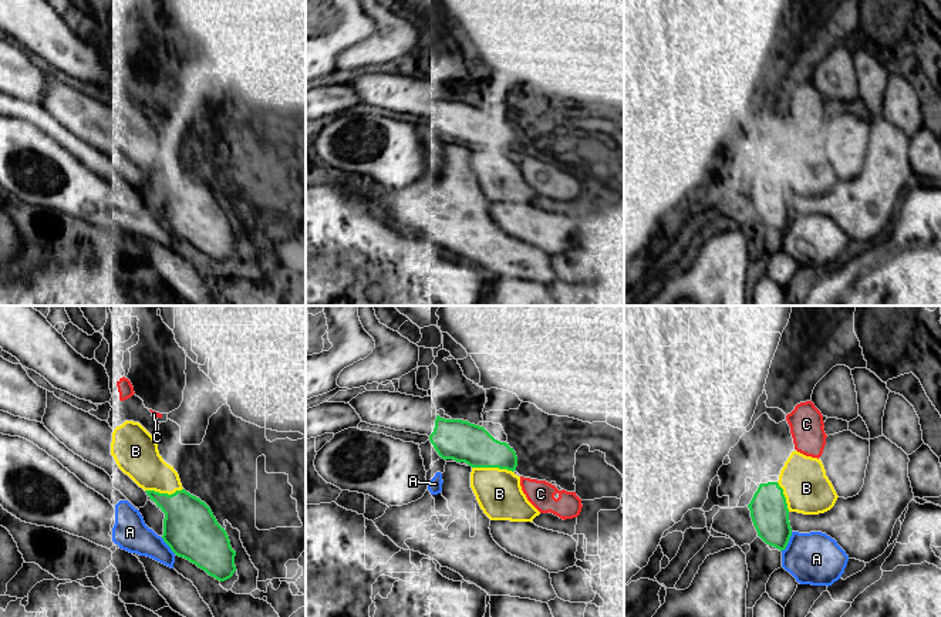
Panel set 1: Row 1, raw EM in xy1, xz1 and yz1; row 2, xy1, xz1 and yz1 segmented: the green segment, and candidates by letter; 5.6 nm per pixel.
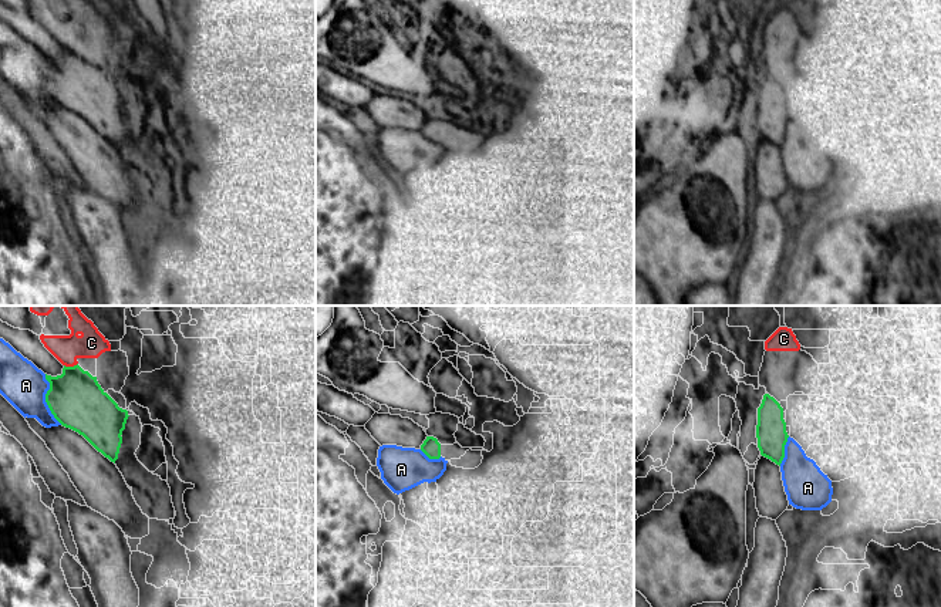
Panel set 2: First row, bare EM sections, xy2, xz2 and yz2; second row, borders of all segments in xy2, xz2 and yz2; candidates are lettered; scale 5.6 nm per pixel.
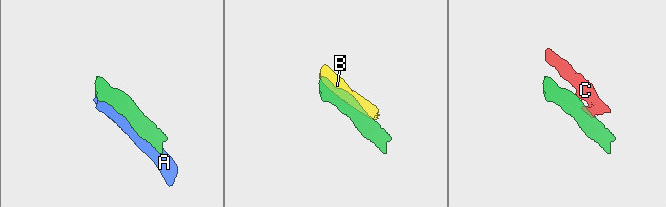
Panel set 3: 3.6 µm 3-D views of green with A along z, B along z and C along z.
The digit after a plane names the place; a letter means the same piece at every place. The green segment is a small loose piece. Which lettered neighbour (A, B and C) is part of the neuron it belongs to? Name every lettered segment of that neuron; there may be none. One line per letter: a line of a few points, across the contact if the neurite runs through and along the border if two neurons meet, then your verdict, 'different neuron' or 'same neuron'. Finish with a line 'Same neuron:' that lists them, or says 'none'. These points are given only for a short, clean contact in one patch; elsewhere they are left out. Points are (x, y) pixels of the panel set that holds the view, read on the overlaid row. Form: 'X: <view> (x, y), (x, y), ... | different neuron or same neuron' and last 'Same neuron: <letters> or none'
A: different neuron
B: different neuron
C: xy2 (77, 363), (64, 366) | different neuron
Same neuron: none

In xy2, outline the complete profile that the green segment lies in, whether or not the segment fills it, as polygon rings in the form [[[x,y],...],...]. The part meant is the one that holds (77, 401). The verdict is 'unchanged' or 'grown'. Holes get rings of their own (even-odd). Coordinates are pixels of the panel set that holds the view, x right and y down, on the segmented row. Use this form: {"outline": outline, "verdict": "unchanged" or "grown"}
{"outline": [[[78,364],[63,368],[63,374],[45,374],[50,390],[45,402],[54,418],[65,428],[82,435],[98,452],[115,463],[122,444],[128,411],[101,388],[97,377]]], "verdict": "unchanged"}

